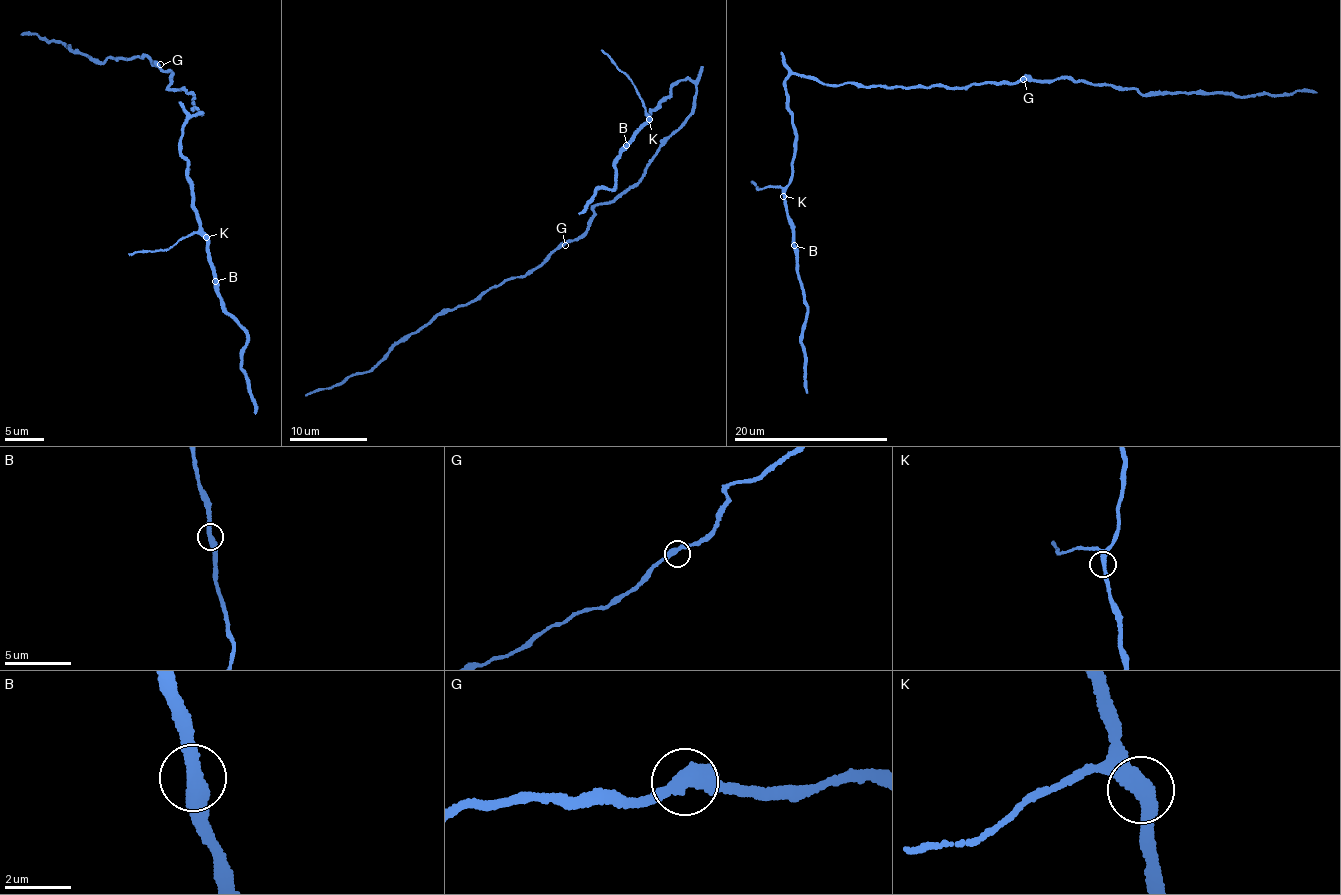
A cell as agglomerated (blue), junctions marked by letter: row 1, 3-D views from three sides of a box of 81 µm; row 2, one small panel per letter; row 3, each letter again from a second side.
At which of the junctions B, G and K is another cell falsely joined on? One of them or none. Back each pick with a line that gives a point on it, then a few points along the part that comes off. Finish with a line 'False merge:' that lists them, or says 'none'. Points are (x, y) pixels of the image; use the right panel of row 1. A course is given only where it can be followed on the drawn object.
False merge: none

